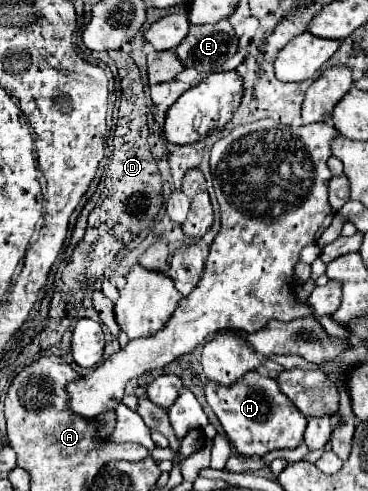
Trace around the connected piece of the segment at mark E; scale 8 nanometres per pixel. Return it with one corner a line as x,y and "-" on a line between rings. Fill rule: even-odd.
219,20
213,26
191,26
187,38
177,46
175,54
185,68
211,74
219,72
223,62
227,62
237,52
237,42
239,38
235,36
229,20

